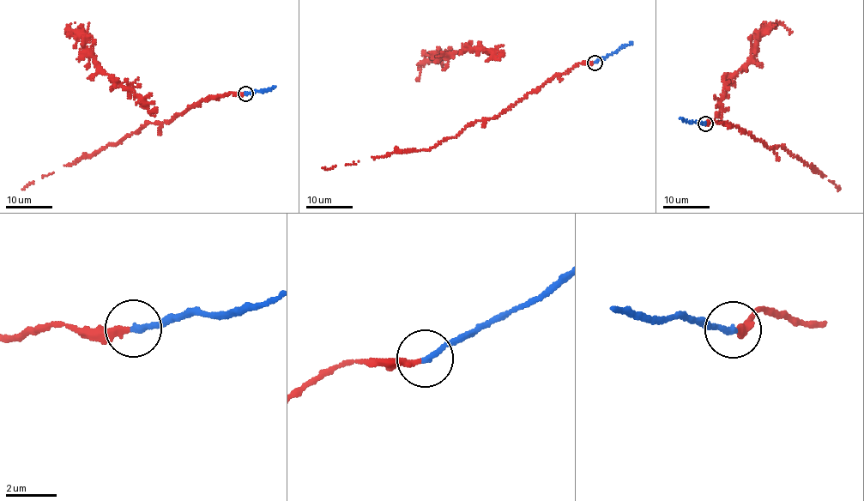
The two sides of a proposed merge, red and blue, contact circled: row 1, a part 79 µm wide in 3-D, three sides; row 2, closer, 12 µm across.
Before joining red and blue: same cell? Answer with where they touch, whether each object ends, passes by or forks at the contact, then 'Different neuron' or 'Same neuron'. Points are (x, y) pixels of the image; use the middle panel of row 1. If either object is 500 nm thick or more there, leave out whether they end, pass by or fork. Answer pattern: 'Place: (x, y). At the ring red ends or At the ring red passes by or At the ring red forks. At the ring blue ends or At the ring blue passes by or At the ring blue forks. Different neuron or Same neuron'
Place: (595, 63). At the ring red ends. At the ring blue ends. Same neuron

